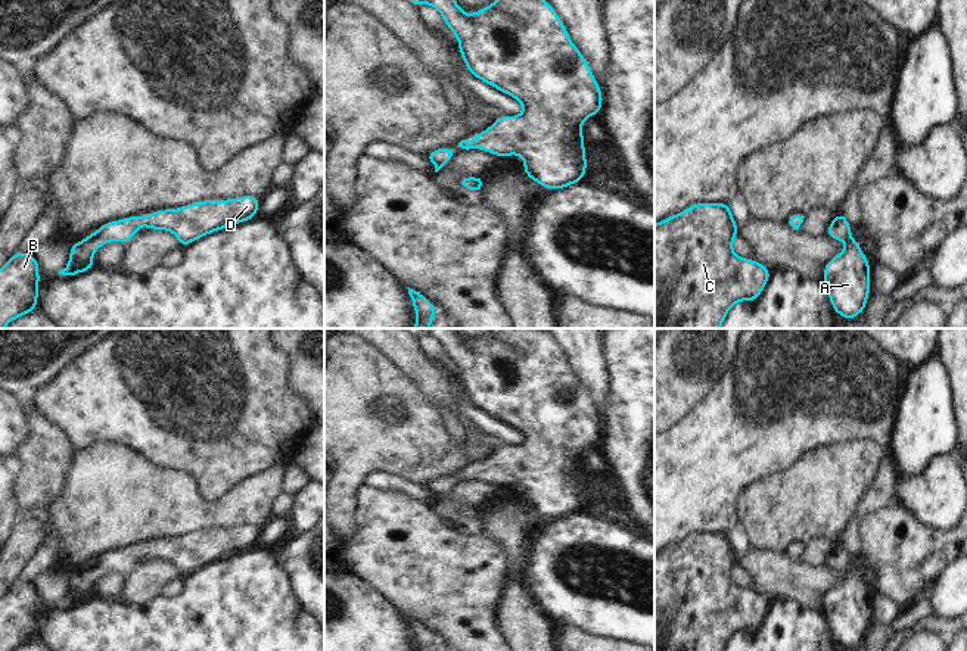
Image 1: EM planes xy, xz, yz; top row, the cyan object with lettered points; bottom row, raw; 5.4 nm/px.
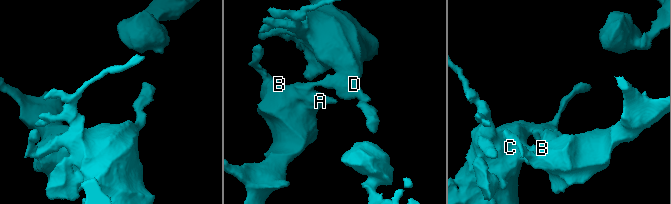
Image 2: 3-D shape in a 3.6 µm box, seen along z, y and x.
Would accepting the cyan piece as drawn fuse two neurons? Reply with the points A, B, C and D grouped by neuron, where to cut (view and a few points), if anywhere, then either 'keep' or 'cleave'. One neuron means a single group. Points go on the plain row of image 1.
A B C D; no cut; keep

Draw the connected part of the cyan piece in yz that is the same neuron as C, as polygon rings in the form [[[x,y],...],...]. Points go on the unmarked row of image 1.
[[[699,532],[654,554],[654,651],[724,651],[740,630],[755,632],[769,611],[768,597],[733,582],[739,566],[728,532]]]

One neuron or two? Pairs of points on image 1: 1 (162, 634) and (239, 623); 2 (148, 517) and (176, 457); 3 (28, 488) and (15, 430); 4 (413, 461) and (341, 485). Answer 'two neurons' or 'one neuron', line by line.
1: one neuron
2: two neurons
3: two neurons
4: one neuron

